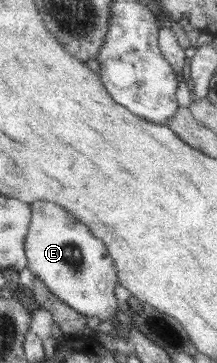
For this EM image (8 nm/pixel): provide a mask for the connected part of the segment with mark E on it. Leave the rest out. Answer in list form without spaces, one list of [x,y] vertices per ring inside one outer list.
[[[41,200],[33,203],[32,208],[34,211],[32,226],[26,239],[29,268],[51,288],[55,295],[64,299],[69,306],[80,313],[87,317],[98,317],[101,321],[112,319],[117,313],[117,299],[115,299],[117,277],[115,277],[114,259],[109,255],[108,244],[93,235],[89,224],[79,221],[73,213],[69,213],[59,203]]]

